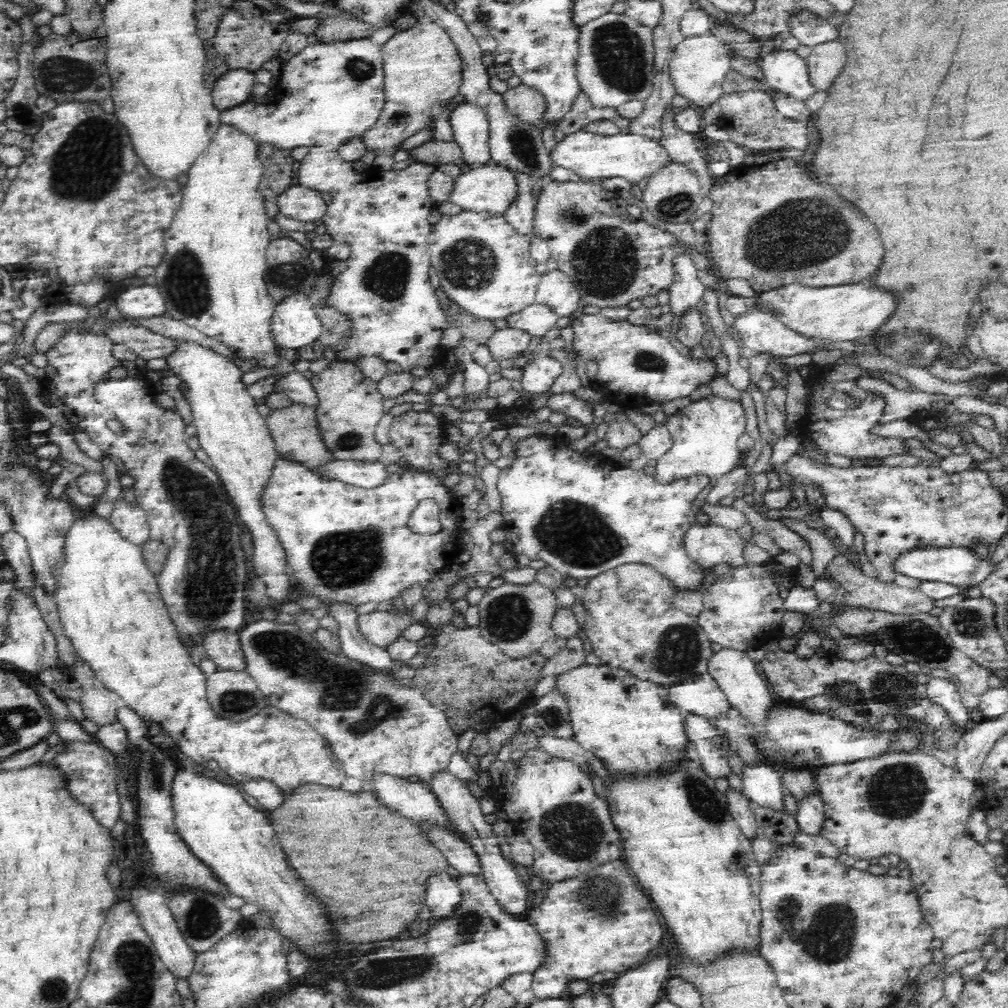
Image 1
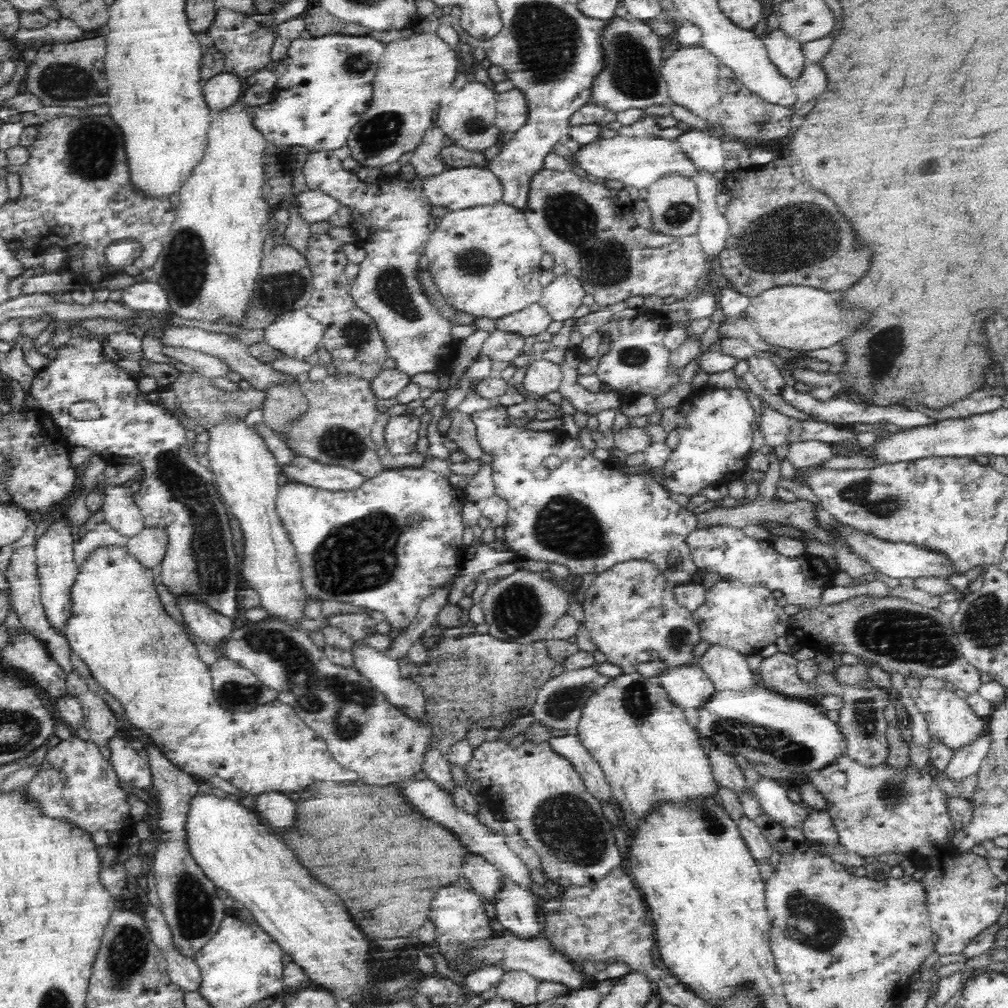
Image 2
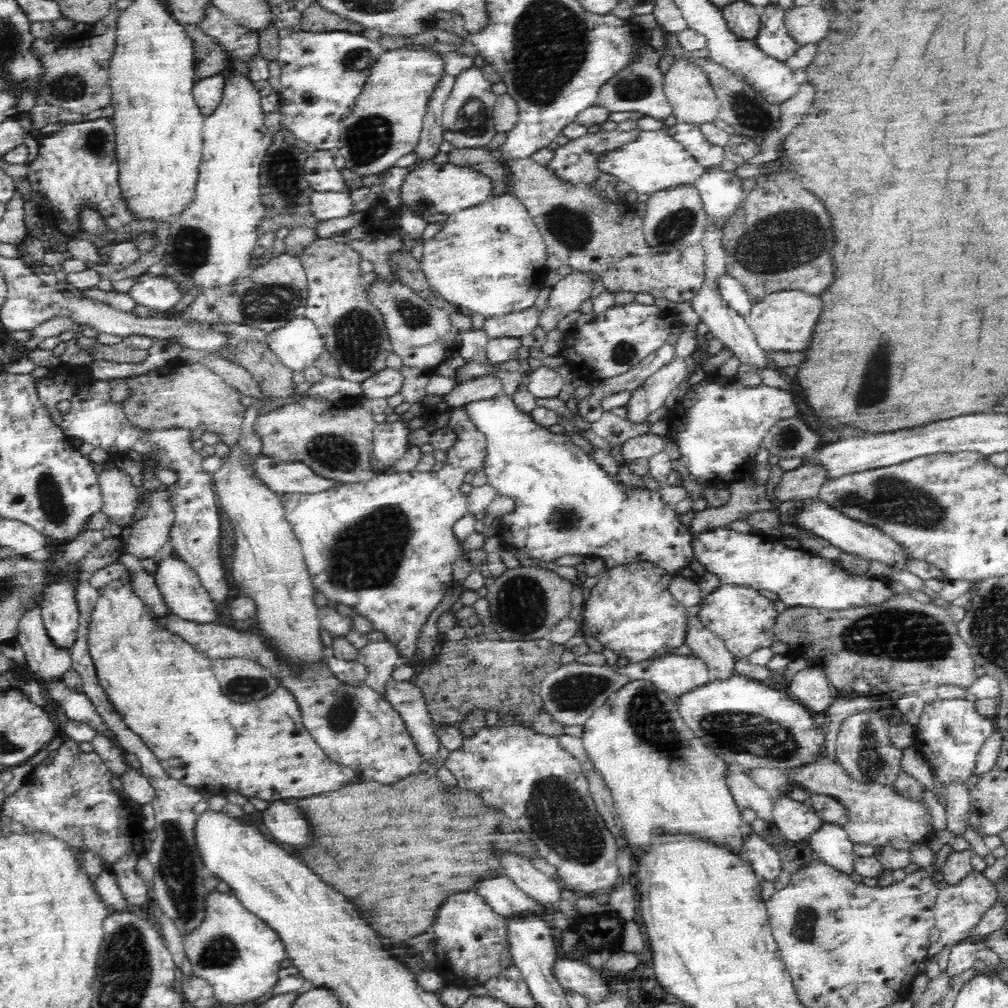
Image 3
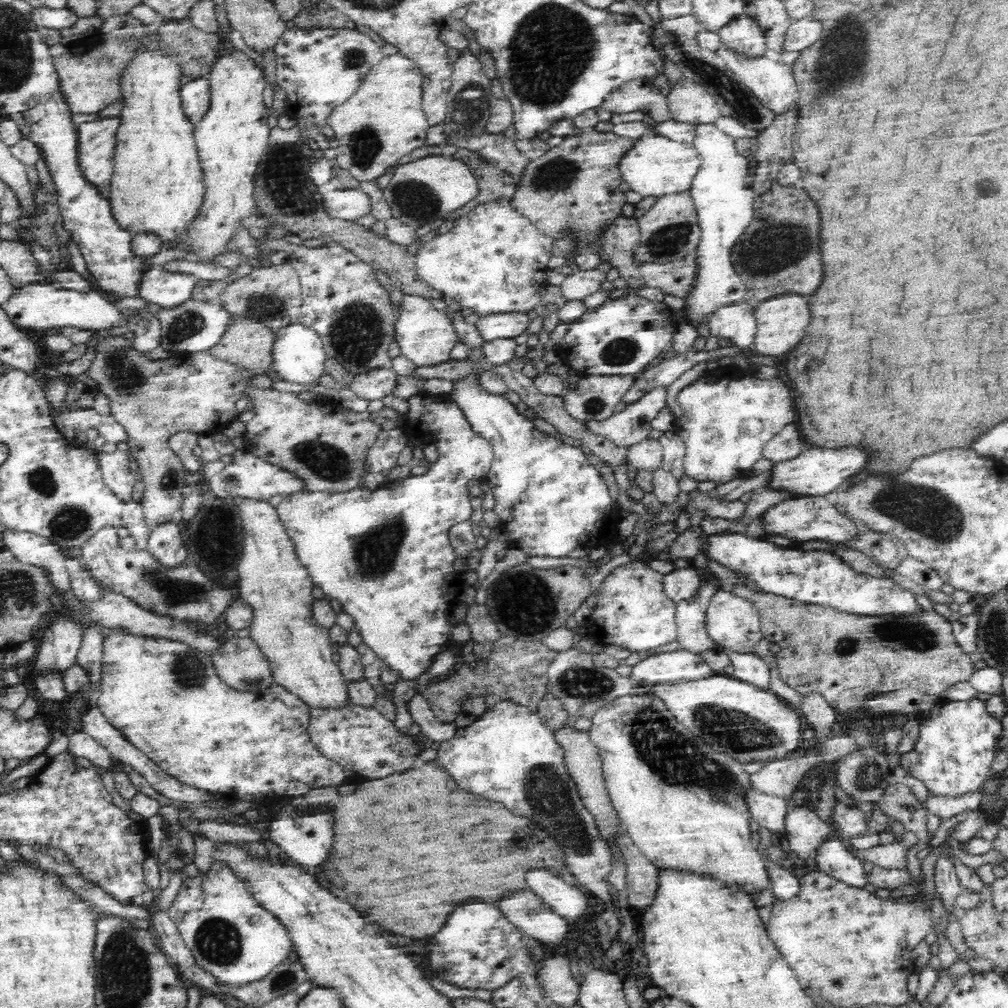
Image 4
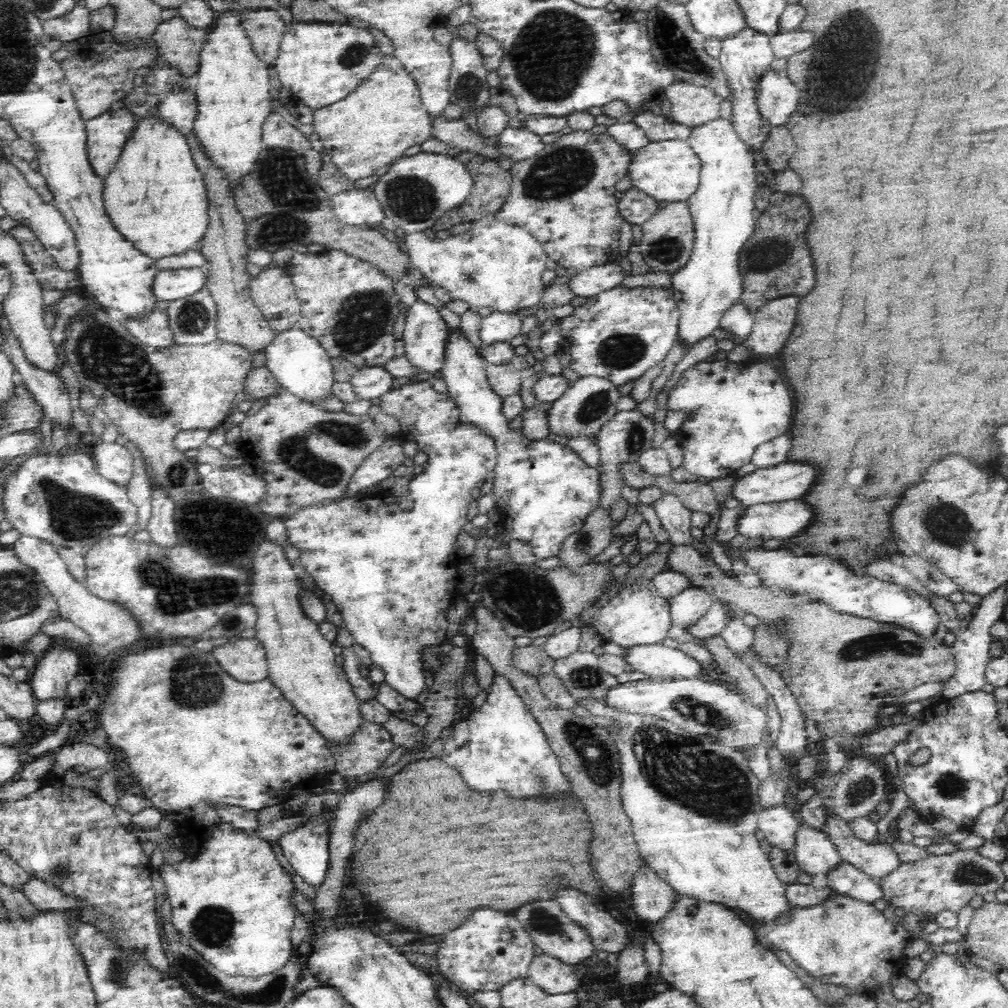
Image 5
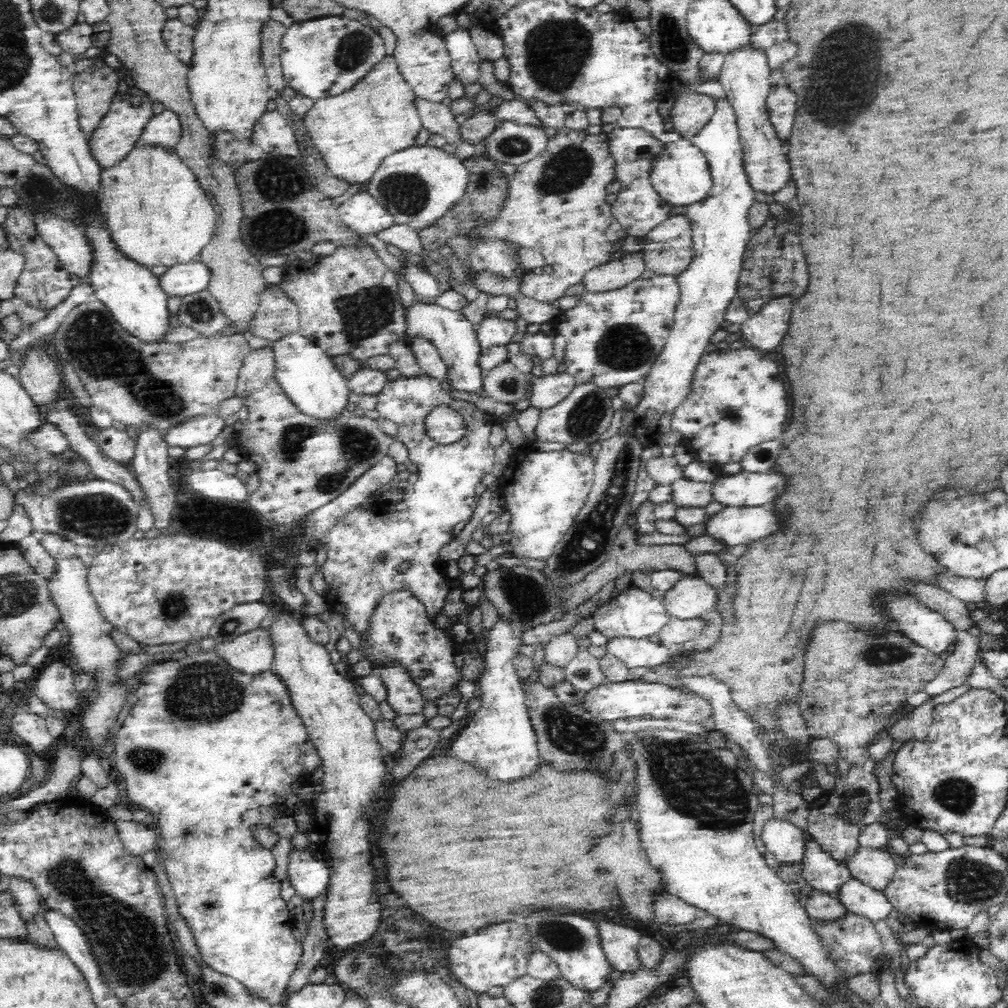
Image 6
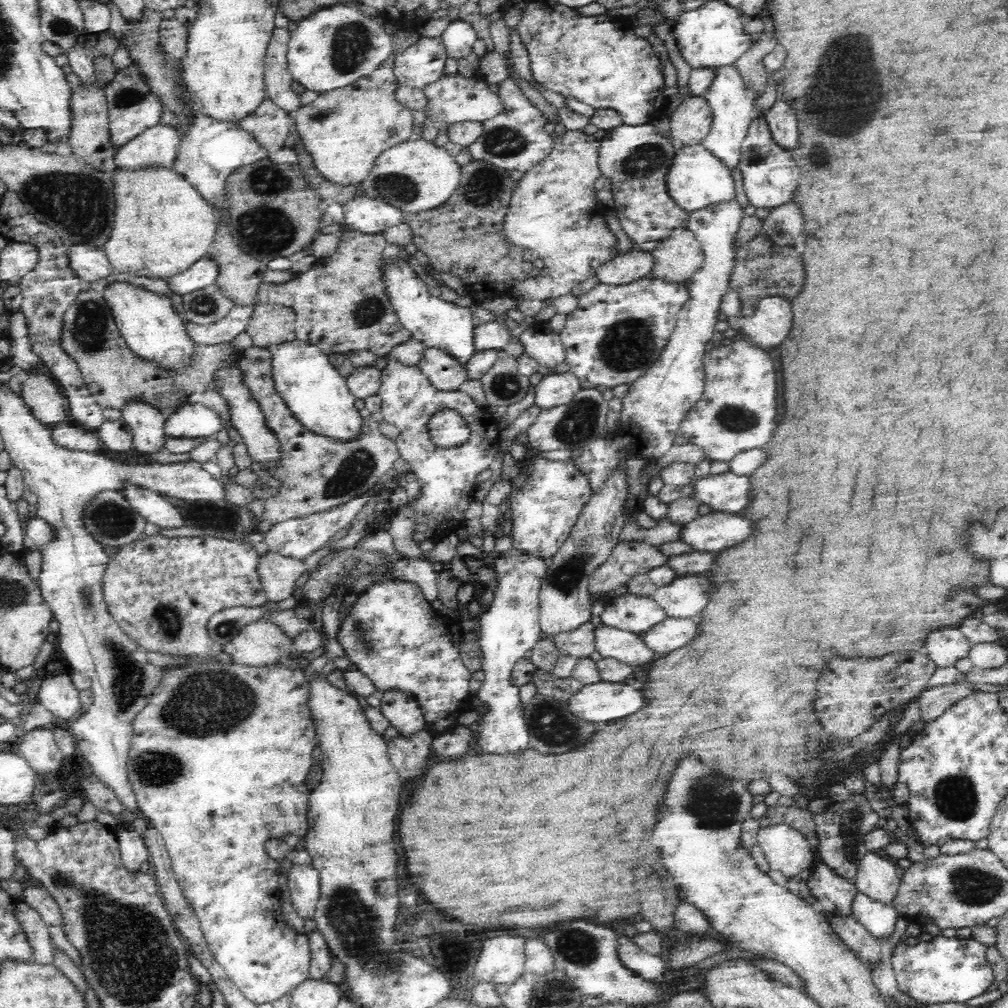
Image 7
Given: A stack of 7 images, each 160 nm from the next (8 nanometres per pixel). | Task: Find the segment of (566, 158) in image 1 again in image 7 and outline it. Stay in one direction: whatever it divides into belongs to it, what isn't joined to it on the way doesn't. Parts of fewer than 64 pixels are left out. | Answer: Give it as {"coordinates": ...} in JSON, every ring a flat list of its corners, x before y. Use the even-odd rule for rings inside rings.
{"coordinates":[[700,143,692,146,677,146,671,165,665,175,669,197,688,213,699,208,728,200,735,196,735,181,731,172,712,156]]}

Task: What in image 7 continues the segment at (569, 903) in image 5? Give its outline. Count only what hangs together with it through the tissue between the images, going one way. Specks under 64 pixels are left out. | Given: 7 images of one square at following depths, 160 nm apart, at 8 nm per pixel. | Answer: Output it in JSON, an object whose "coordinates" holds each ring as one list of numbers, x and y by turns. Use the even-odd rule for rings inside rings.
{"coordinates":[[626,934,616,935,616,954,620,964,644,980,664,982,665,962,661,956,652,956,640,948,634,937]]}

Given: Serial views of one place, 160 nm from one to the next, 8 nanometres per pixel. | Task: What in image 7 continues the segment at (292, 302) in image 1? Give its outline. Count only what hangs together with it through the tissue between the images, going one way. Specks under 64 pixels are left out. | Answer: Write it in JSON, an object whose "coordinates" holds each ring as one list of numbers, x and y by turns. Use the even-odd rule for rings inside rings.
{"coordinates":[[294,339,274,346,272,355,273,378,277,394,286,402,288,409,308,429,331,438,352,439,364,422,355,407,357,400,350,393,347,379,339,374,324,354,312,343]]}

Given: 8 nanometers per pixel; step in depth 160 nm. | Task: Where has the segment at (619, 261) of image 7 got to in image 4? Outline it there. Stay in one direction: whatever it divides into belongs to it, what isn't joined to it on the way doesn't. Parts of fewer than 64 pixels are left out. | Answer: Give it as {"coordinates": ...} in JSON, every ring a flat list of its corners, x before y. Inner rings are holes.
{"coordinates":[[574,268,572,274,566,276,561,282,561,295,567,300,584,300,586,296,594,294,601,289,601,285,606,281,606,272,599,269,584,270]]}

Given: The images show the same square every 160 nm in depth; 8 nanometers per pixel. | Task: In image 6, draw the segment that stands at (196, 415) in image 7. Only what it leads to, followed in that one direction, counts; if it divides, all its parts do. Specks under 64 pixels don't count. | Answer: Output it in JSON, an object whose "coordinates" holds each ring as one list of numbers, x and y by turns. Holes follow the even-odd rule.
{"coordinates":[[199,417,174,426,164,436,168,447,192,448,211,443,224,430,225,420,218,417]]}

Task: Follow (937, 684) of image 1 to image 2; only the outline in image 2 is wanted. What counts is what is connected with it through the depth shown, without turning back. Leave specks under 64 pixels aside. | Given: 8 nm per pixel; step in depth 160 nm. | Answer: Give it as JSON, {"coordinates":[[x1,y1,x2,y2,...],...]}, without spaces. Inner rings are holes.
{"coordinates":[[945,686,940,690,920,688,915,703,928,723,932,738,938,738,942,744,948,745,948,748,952,749,953,752,984,732,984,721,982,717,976,716,976,707,970,706,964,698,957,696,952,687]]}

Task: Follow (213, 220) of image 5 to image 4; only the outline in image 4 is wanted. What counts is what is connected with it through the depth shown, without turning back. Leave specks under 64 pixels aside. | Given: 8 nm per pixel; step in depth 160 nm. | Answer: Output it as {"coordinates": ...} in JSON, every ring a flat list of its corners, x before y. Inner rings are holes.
{"coordinates":[[245,313,242,317,230,316,230,325,218,344,207,350,207,353,216,360,224,360,240,369,248,371,253,376,266,376,268,372,275,372,273,346,275,343,274,332,264,326,259,318]]}

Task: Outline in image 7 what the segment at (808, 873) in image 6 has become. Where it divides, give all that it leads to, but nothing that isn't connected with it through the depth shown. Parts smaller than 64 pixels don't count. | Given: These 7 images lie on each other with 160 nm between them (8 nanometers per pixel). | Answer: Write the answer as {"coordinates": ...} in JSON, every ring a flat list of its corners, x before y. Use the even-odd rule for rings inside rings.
{"coordinates":[[818,858,810,872,808,885,818,901,819,910,839,916,852,915,851,903,857,892,855,882,839,876]]}

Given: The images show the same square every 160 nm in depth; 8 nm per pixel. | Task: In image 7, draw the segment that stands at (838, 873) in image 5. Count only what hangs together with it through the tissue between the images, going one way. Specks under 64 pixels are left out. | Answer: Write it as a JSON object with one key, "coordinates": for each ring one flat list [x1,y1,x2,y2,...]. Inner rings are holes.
{"coordinates":[[859,891,854,894,851,910,853,918,874,938,891,937,899,918,890,903,876,902]]}

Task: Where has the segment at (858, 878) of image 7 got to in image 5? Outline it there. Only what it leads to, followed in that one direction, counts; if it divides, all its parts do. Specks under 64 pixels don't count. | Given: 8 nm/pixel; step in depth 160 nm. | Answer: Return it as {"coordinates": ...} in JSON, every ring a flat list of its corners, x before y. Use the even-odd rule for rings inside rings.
{"coordinates":[[827,810,823,831,837,846,841,859,850,862,872,879,877,880,897,870,900,866,898,852,892,844,883,841,873,843,854,835,848,821,832,810]]}

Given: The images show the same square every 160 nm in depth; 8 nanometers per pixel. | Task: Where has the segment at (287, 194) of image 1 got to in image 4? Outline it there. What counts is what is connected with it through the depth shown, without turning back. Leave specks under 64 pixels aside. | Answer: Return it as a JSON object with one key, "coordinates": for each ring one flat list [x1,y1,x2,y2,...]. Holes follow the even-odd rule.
{"coordinates":[[334,189,322,195,324,212,340,221,358,222,359,216,371,211,370,197,362,189]]}

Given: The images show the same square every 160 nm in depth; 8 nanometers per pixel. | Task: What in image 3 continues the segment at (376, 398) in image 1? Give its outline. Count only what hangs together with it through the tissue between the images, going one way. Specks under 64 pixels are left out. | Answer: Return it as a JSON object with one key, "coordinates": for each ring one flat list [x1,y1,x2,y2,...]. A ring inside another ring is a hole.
{"coordinates":[[302,392,298,402,268,407,253,424,262,441,262,455,284,462,300,461,318,475,340,479,342,483,364,482,377,471,370,464,373,455,374,425,378,419,361,405,360,399,316,398]]}

